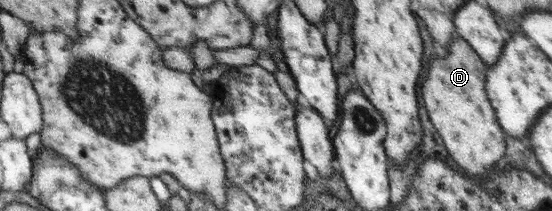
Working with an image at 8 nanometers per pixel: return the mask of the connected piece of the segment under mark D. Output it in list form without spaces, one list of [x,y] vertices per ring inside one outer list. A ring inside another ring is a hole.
[[[456,37],[452,52],[428,62],[420,96],[432,126],[438,130],[444,148],[458,168],[468,174],[484,174],[504,154],[504,134],[484,96],[484,64],[462,38]]]

